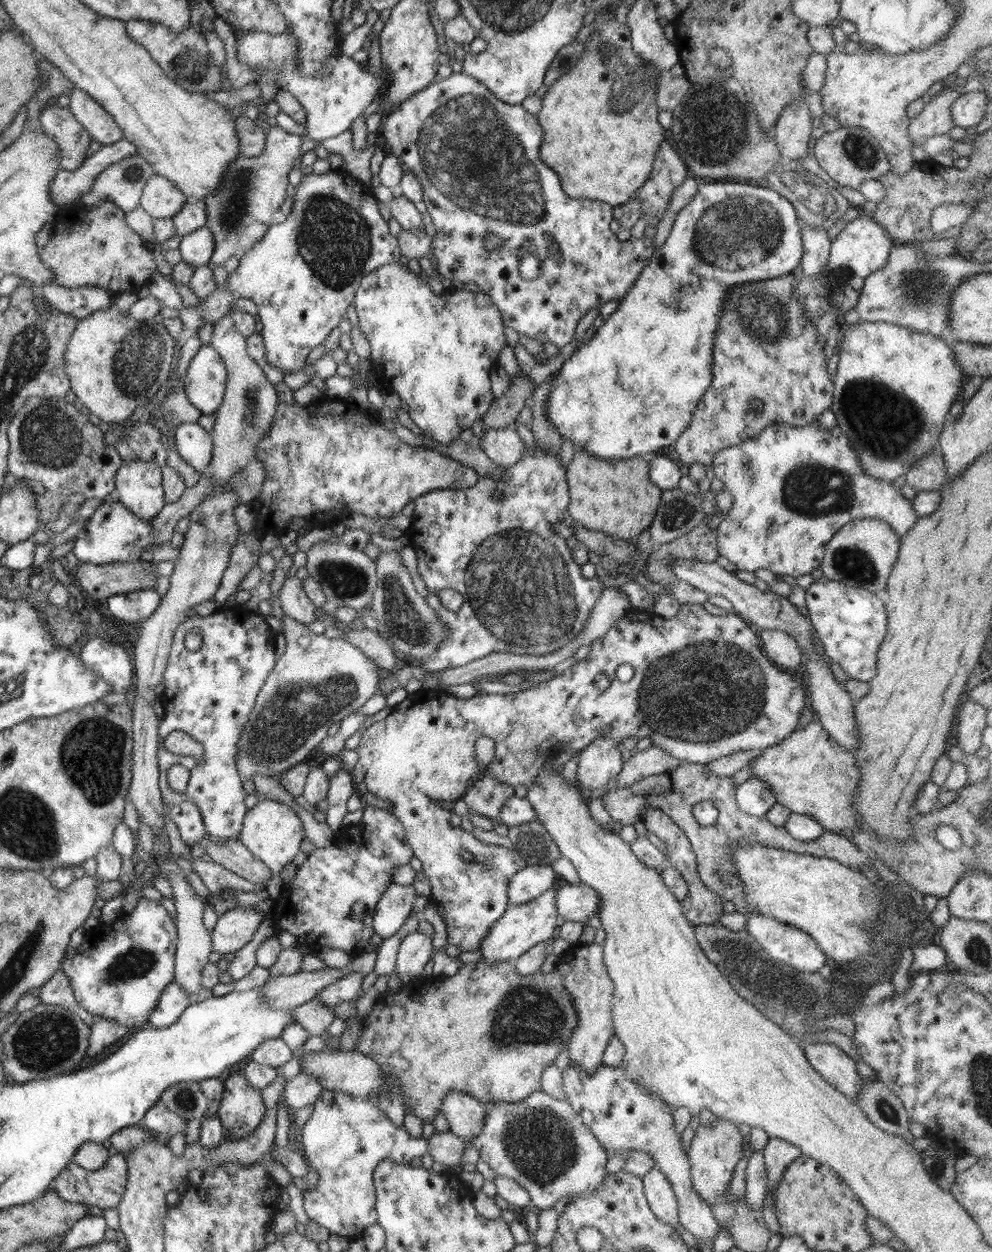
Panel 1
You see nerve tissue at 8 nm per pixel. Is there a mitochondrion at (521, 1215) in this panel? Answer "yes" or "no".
no

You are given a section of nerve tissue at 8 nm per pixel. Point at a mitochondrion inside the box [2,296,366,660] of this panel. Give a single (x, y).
(48, 435)

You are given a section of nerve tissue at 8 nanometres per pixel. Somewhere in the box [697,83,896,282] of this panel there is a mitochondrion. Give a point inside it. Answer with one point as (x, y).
(860, 151)

